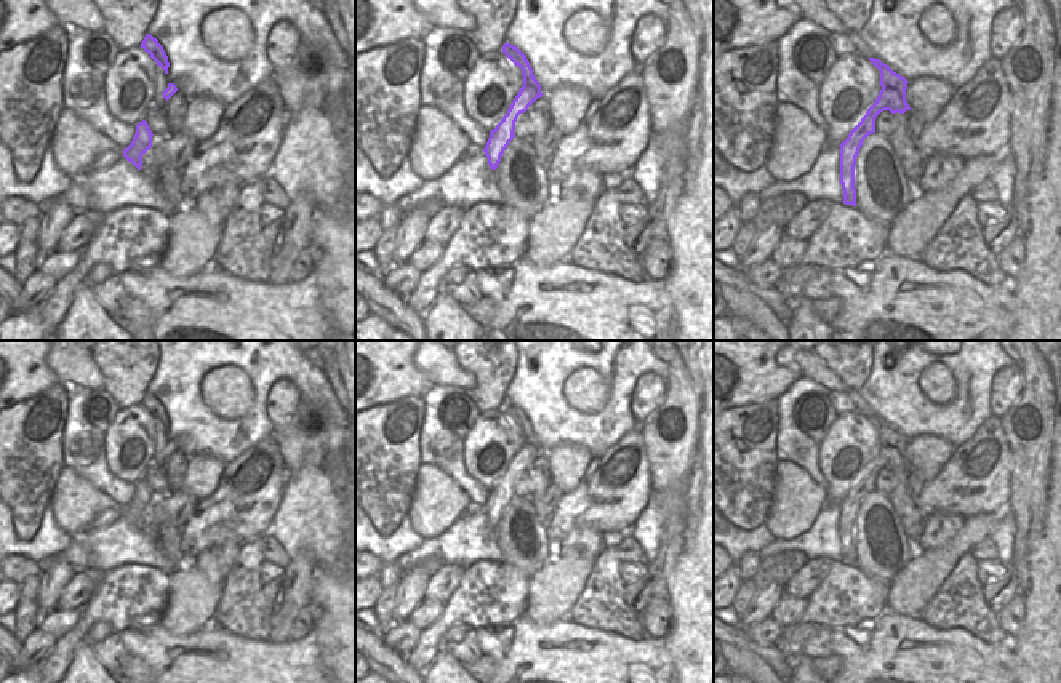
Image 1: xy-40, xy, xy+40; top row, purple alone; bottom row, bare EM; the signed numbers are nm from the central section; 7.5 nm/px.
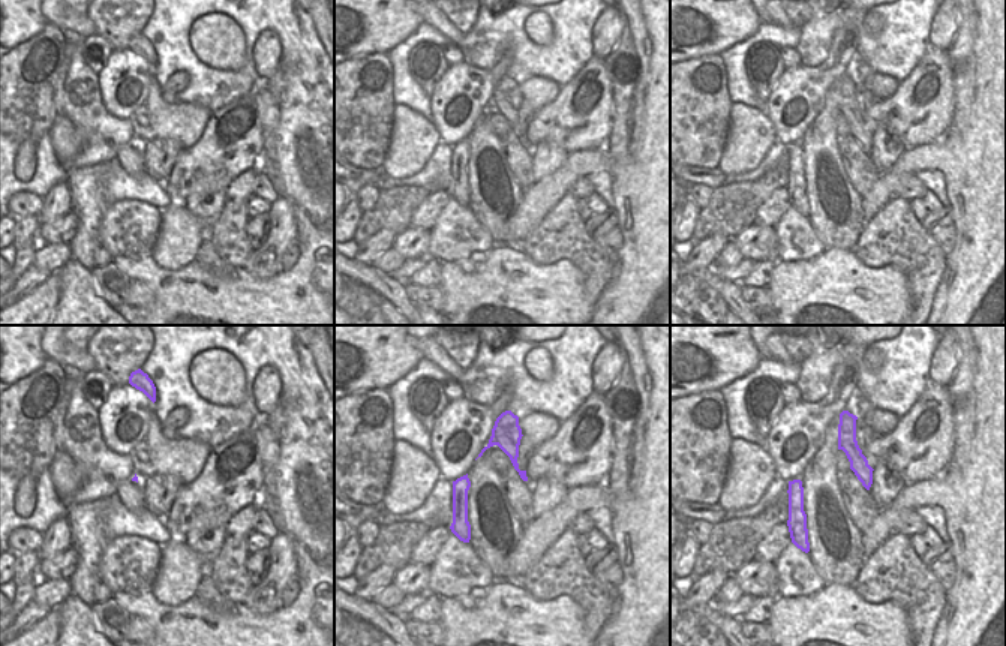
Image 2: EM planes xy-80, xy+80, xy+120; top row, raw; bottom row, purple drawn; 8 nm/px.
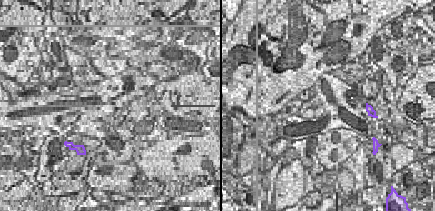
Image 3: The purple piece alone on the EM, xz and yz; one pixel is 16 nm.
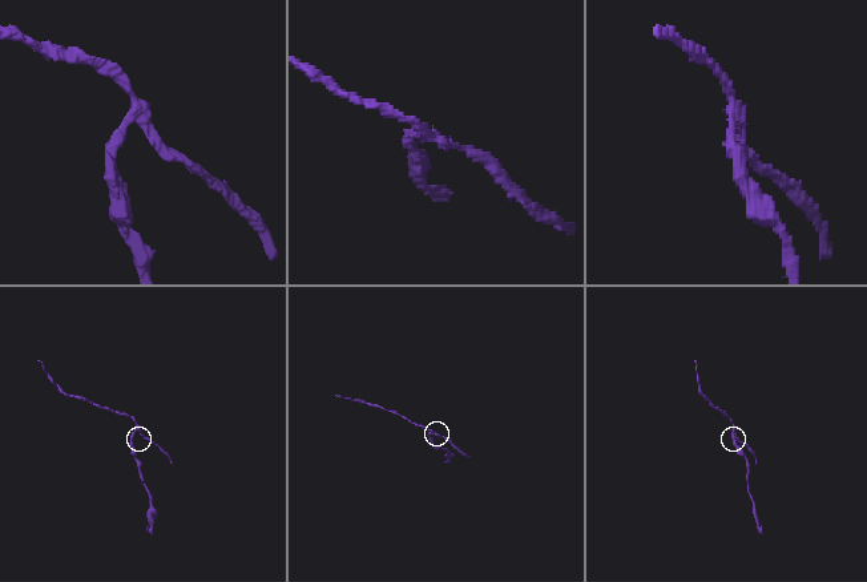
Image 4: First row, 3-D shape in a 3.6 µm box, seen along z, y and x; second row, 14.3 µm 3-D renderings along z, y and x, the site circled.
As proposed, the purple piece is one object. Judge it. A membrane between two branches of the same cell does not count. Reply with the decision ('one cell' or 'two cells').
two cells

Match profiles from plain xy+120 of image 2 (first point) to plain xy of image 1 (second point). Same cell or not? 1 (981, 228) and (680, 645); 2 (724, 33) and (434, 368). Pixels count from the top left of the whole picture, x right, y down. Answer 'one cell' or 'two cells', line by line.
1: one cell
2: two cells

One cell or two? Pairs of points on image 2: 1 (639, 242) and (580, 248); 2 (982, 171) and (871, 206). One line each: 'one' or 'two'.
1: two
2: one

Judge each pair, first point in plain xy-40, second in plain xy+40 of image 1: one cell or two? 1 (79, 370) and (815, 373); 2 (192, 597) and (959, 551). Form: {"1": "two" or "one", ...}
{"1": "one", "2": "one"}

